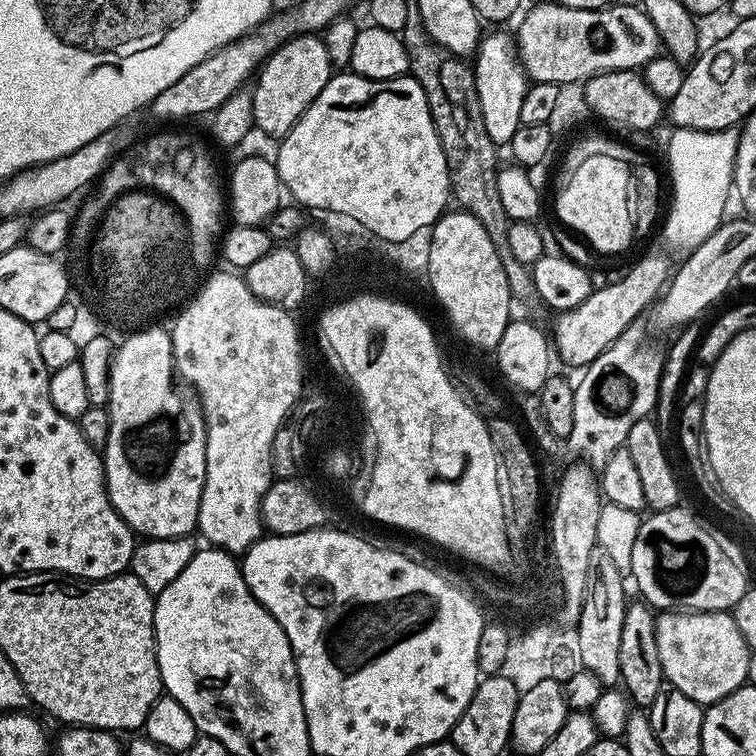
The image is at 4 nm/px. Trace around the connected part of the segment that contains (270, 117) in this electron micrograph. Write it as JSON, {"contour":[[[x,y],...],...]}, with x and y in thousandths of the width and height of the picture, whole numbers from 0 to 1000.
{"contour":[[[422,46],[388,48],[349,81],[337,102],[339,116],[332,118],[335,165],[354,180],[373,183],[390,167],[394,156],[399,156],[415,130],[426,124],[440,98],[437,71],[431,71],[431,61]]]}

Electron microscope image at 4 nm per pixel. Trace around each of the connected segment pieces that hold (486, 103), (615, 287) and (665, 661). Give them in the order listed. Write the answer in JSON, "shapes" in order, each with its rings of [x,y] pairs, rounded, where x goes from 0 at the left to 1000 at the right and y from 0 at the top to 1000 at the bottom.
{"shapes":[[[[651,40],[647,48],[644,44],[636,52],[635,62],[627,74],[627,94],[638,140],[638,161],[643,161],[643,177],[648,177],[648,183],[659,193],[672,193],[688,171],[690,130],[696,130],[701,107],[693,89],[688,86],[688,75],[683,73],[679,49],[661,41],[667,40]]],[[[852,339],[841,351],[831,354],[831,361],[820,373],[804,376],[799,382],[791,382],[782,386],[772,399],[758,407],[745,409],[735,423],[735,450],[733,444],[733,466],[737,472],[741,471],[751,481],[758,481],[763,489],[783,481],[796,463],[802,463],[815,451],[815,448],[829,437],[840,425],[848,422],[853,415],[852,406],[861,403],[864,398],[874,390],[876,382],[882,377],[886,369],[886,353],[884,344],[878,339]]],[[[874,808],[868,817],[868,843],[880,901],[888,909],[902,913],[907,923],[918,923],[918,929],[935,934],[985,909],[992,858],[967,808]]]]}

